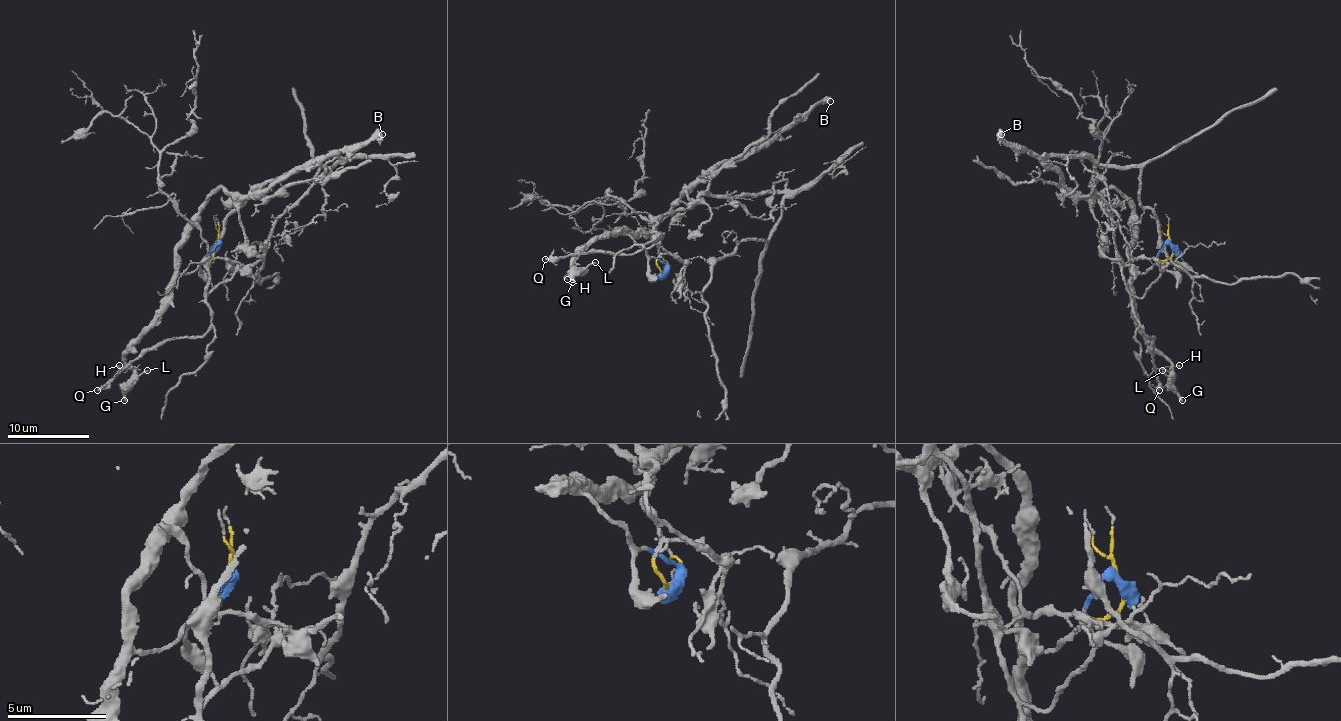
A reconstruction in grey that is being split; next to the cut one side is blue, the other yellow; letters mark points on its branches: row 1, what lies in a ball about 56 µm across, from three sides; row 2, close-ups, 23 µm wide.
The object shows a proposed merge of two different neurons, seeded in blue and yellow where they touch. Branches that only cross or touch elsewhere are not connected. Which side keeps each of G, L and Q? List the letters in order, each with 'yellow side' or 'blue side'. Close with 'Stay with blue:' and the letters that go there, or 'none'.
G: blue side
L: blue side
Q: yellow side
Stay with blue: G, L

